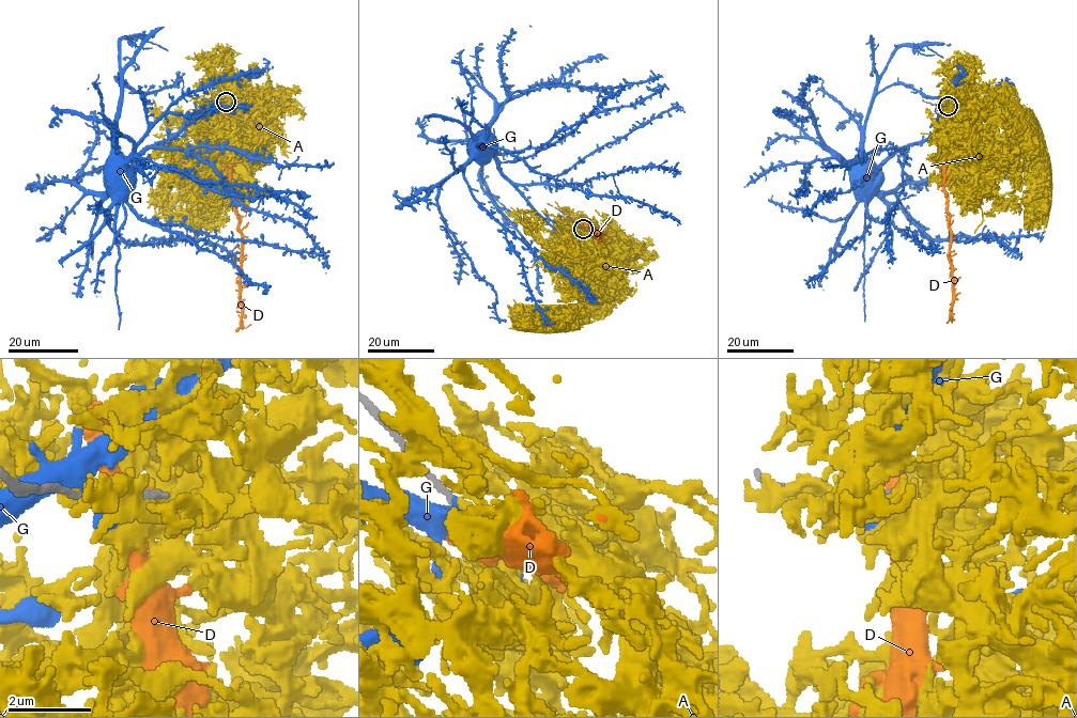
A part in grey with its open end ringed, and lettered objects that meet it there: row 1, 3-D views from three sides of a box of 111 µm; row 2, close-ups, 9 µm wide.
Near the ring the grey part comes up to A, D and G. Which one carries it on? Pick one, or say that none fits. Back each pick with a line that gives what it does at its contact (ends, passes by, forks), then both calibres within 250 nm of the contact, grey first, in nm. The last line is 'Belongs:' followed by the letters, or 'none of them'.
Belongs: none of them

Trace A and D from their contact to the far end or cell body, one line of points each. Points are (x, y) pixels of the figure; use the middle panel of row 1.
A: (581, 228), (589, 297), (566, 323), (544, 323), (535, 328), (511, 328)
D: (581, 228), (586, 224), (597, 231), (596, 233), (606, 234)

